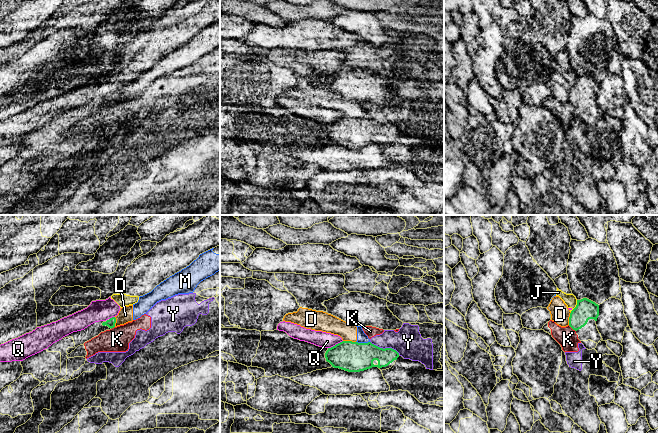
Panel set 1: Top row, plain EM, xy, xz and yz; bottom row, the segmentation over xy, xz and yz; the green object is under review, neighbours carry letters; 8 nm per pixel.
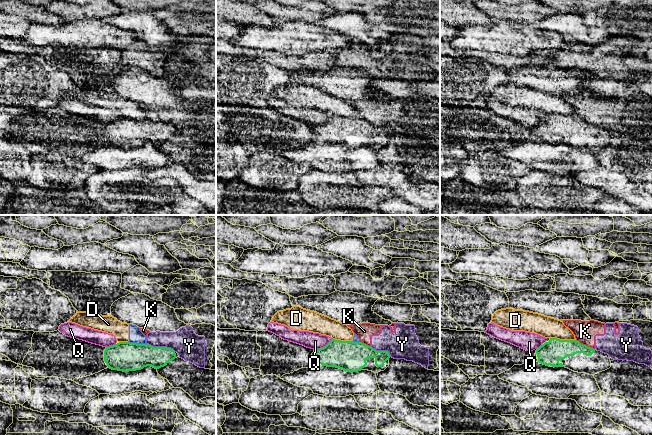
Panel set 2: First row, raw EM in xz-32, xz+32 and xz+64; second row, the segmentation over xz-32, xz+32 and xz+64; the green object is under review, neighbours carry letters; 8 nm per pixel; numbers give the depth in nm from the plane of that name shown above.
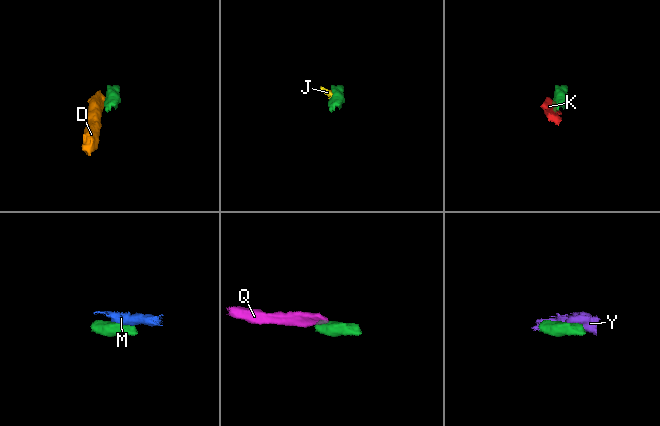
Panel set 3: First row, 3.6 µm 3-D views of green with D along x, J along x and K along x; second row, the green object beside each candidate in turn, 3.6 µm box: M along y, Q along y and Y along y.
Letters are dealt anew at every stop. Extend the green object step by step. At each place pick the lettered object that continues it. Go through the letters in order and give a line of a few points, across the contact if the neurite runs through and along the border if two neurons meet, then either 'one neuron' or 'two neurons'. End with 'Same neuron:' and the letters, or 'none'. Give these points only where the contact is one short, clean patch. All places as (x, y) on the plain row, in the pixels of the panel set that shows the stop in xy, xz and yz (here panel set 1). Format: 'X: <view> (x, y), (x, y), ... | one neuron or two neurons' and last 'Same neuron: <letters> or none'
D: xz (343, 116), (355, 118) | two neurons
J: yz (577, 76), (577, 80), (570, 87) | two neurons
K: yz (568, 101), (575, 107) | two neurons
M: xz (356, 117), (369, 118) | two neurons
Q: xz (342, 116), (328, 124) | two neurons
Y: xz (370, 117), (383, 124), (393, 124), (399, 130) | two neurons
Same neuron: none

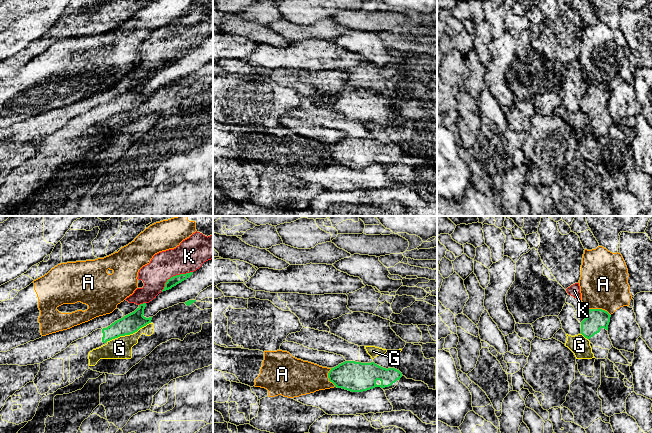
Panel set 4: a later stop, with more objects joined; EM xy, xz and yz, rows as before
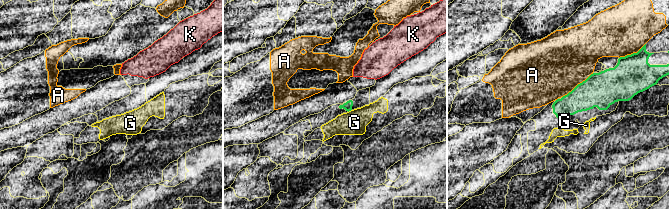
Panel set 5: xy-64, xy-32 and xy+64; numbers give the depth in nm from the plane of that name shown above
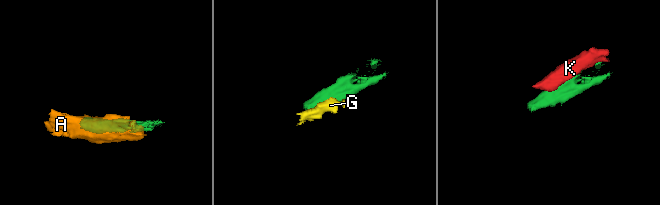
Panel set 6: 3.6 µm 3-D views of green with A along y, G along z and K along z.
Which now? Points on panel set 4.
A: two neurons
G: xy (150, 98), (132, 109), (120, 111), (108, 117) | two neurons
K: two neurons
Same neuron: none

